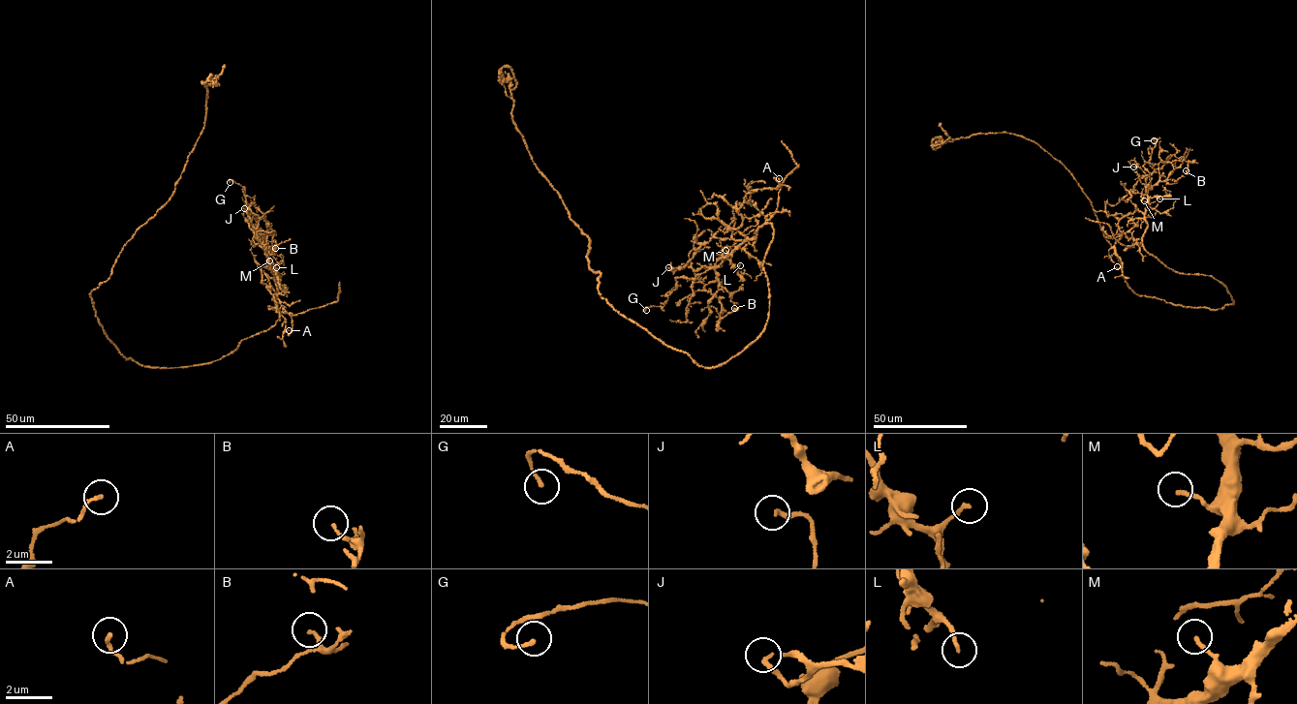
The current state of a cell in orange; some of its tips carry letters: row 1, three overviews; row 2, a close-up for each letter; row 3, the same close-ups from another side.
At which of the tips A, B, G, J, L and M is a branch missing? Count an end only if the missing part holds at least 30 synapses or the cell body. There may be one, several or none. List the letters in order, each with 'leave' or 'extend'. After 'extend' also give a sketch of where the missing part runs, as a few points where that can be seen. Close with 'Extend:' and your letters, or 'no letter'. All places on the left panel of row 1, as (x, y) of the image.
A: leave
B: leave
G: leave
J: leave
L: leave
M: leave
Extend: no letter

